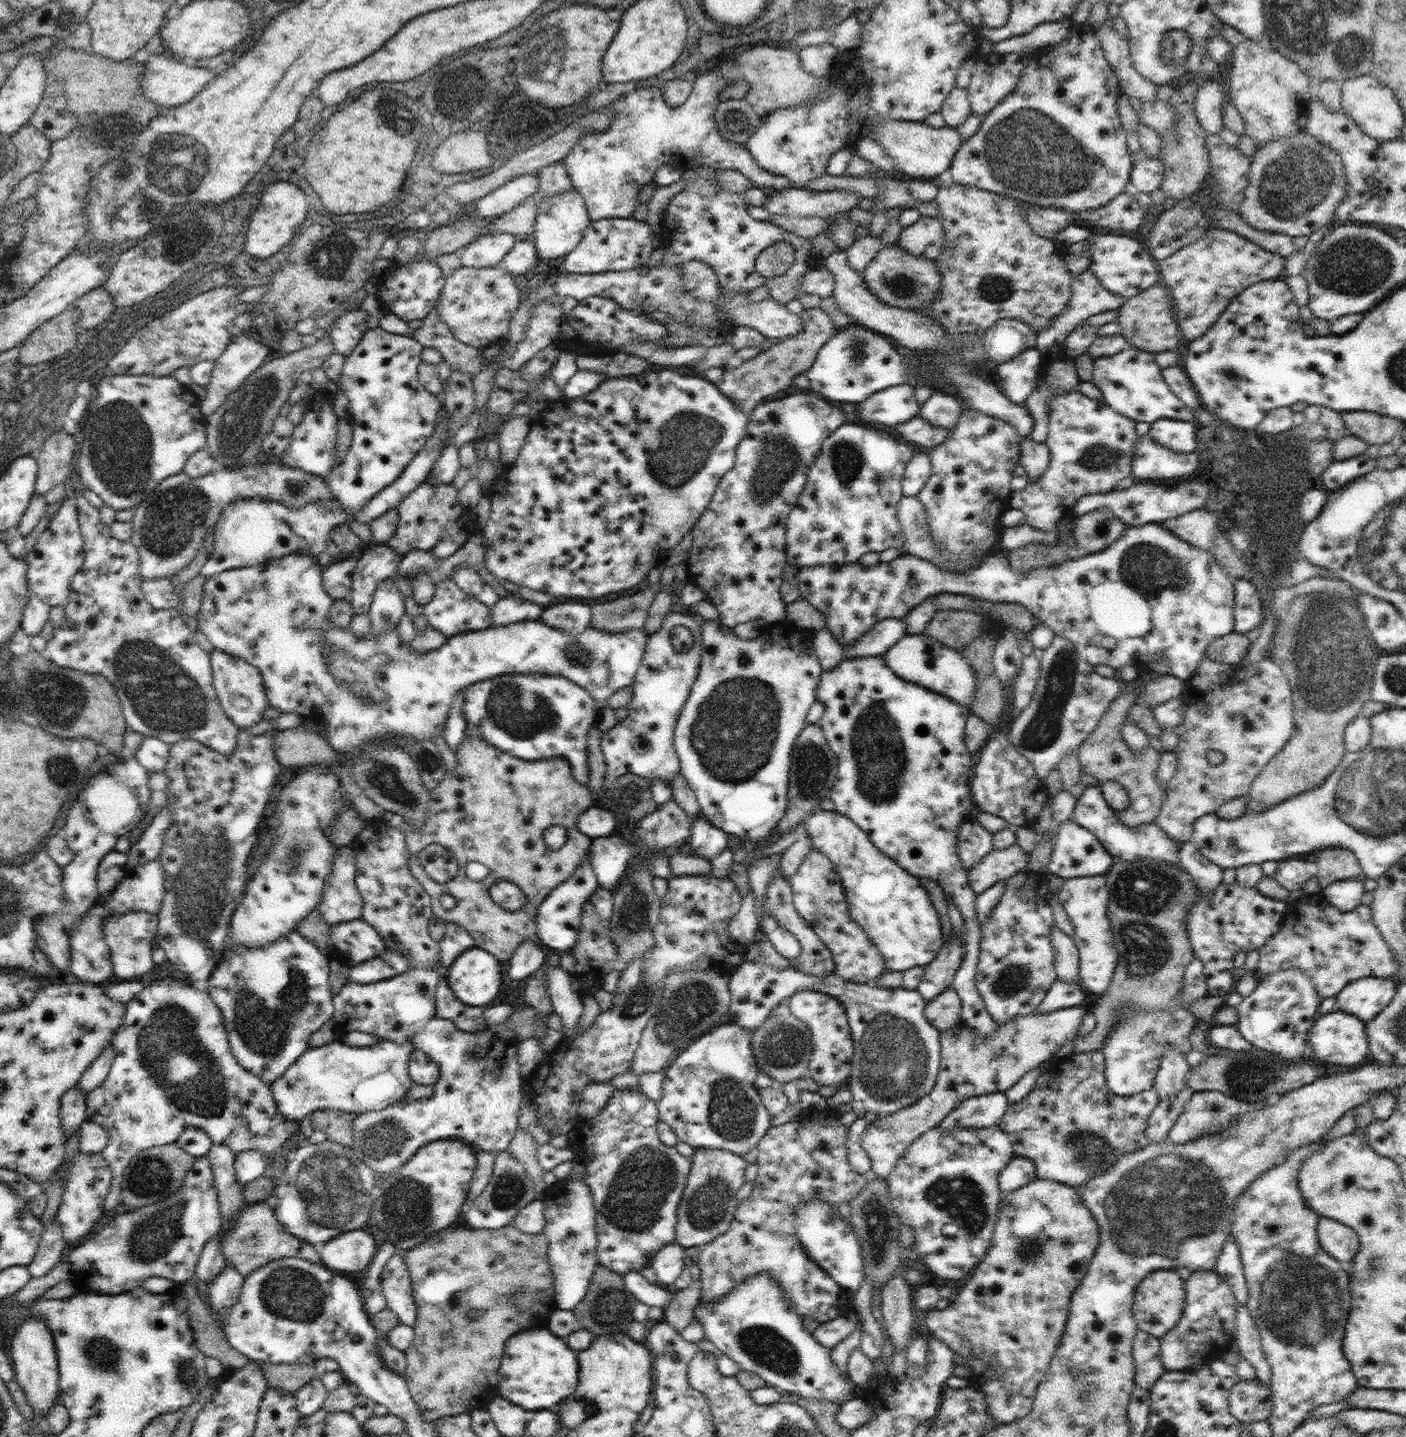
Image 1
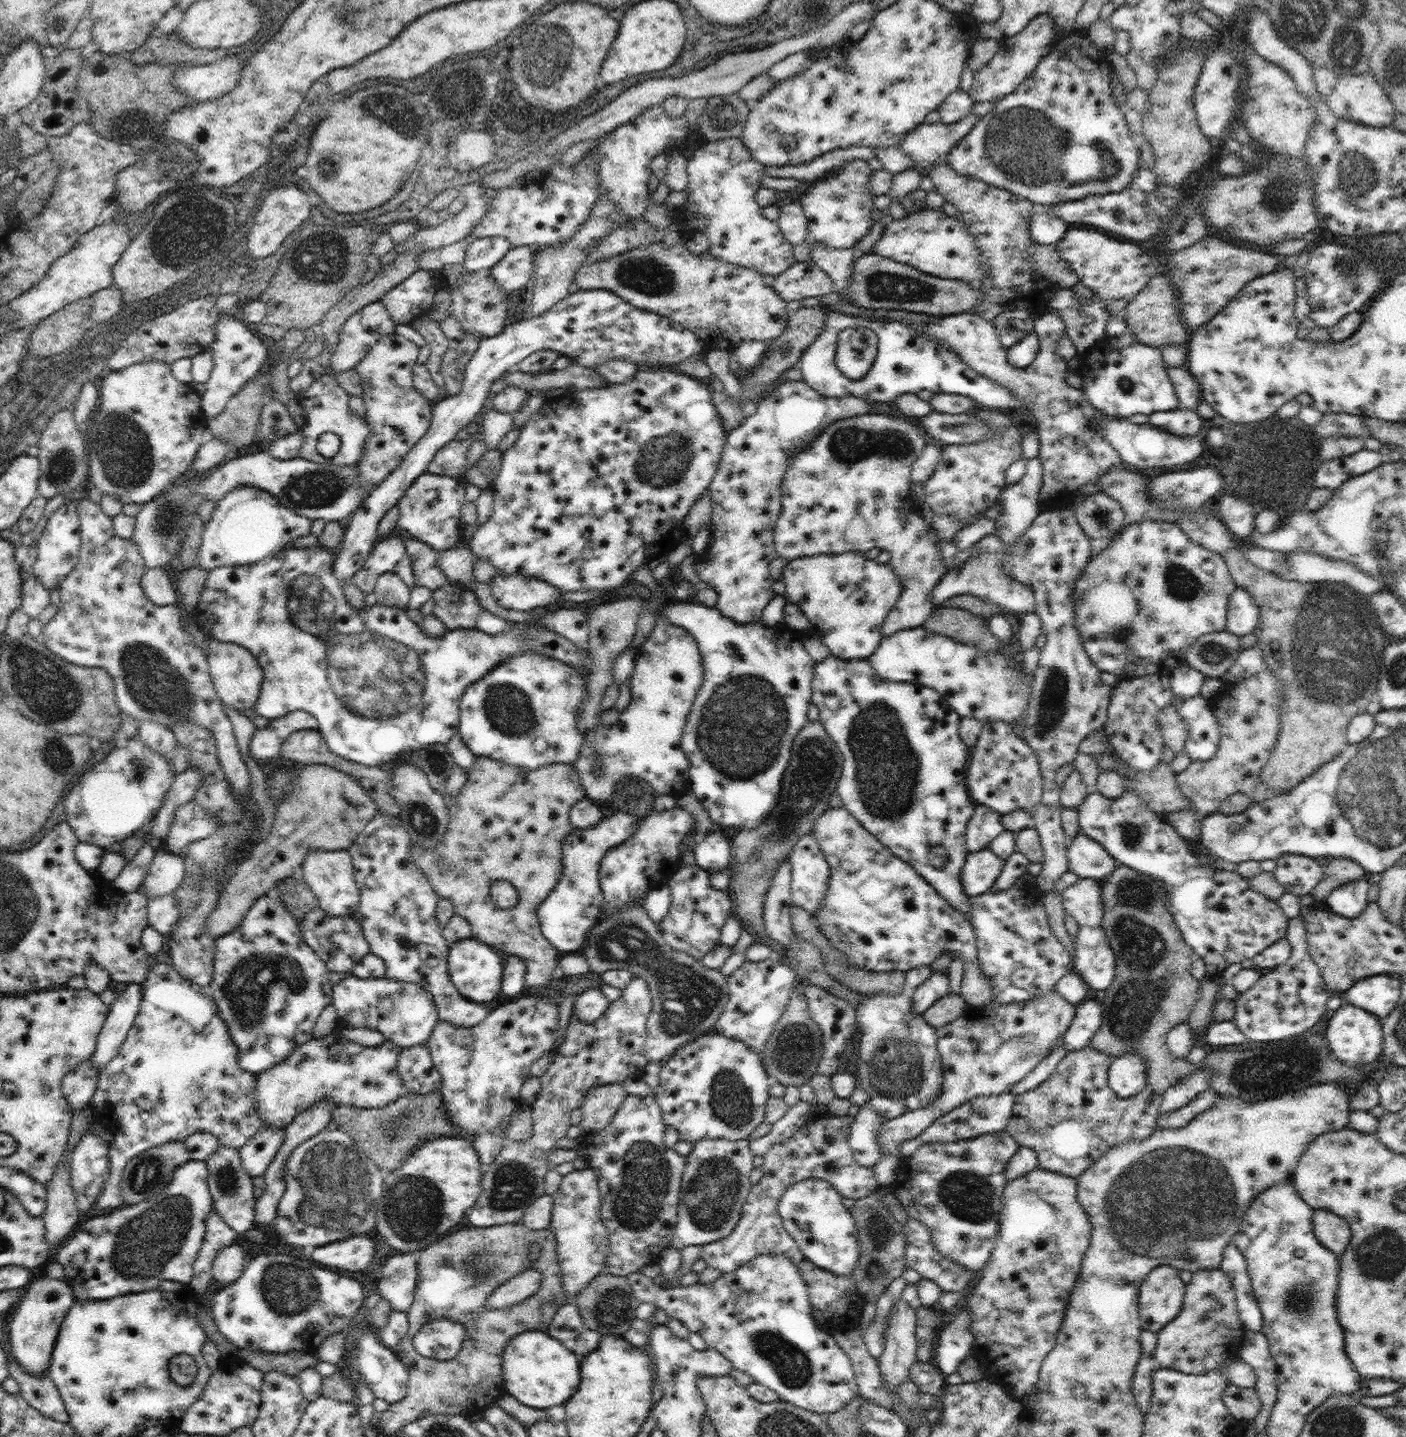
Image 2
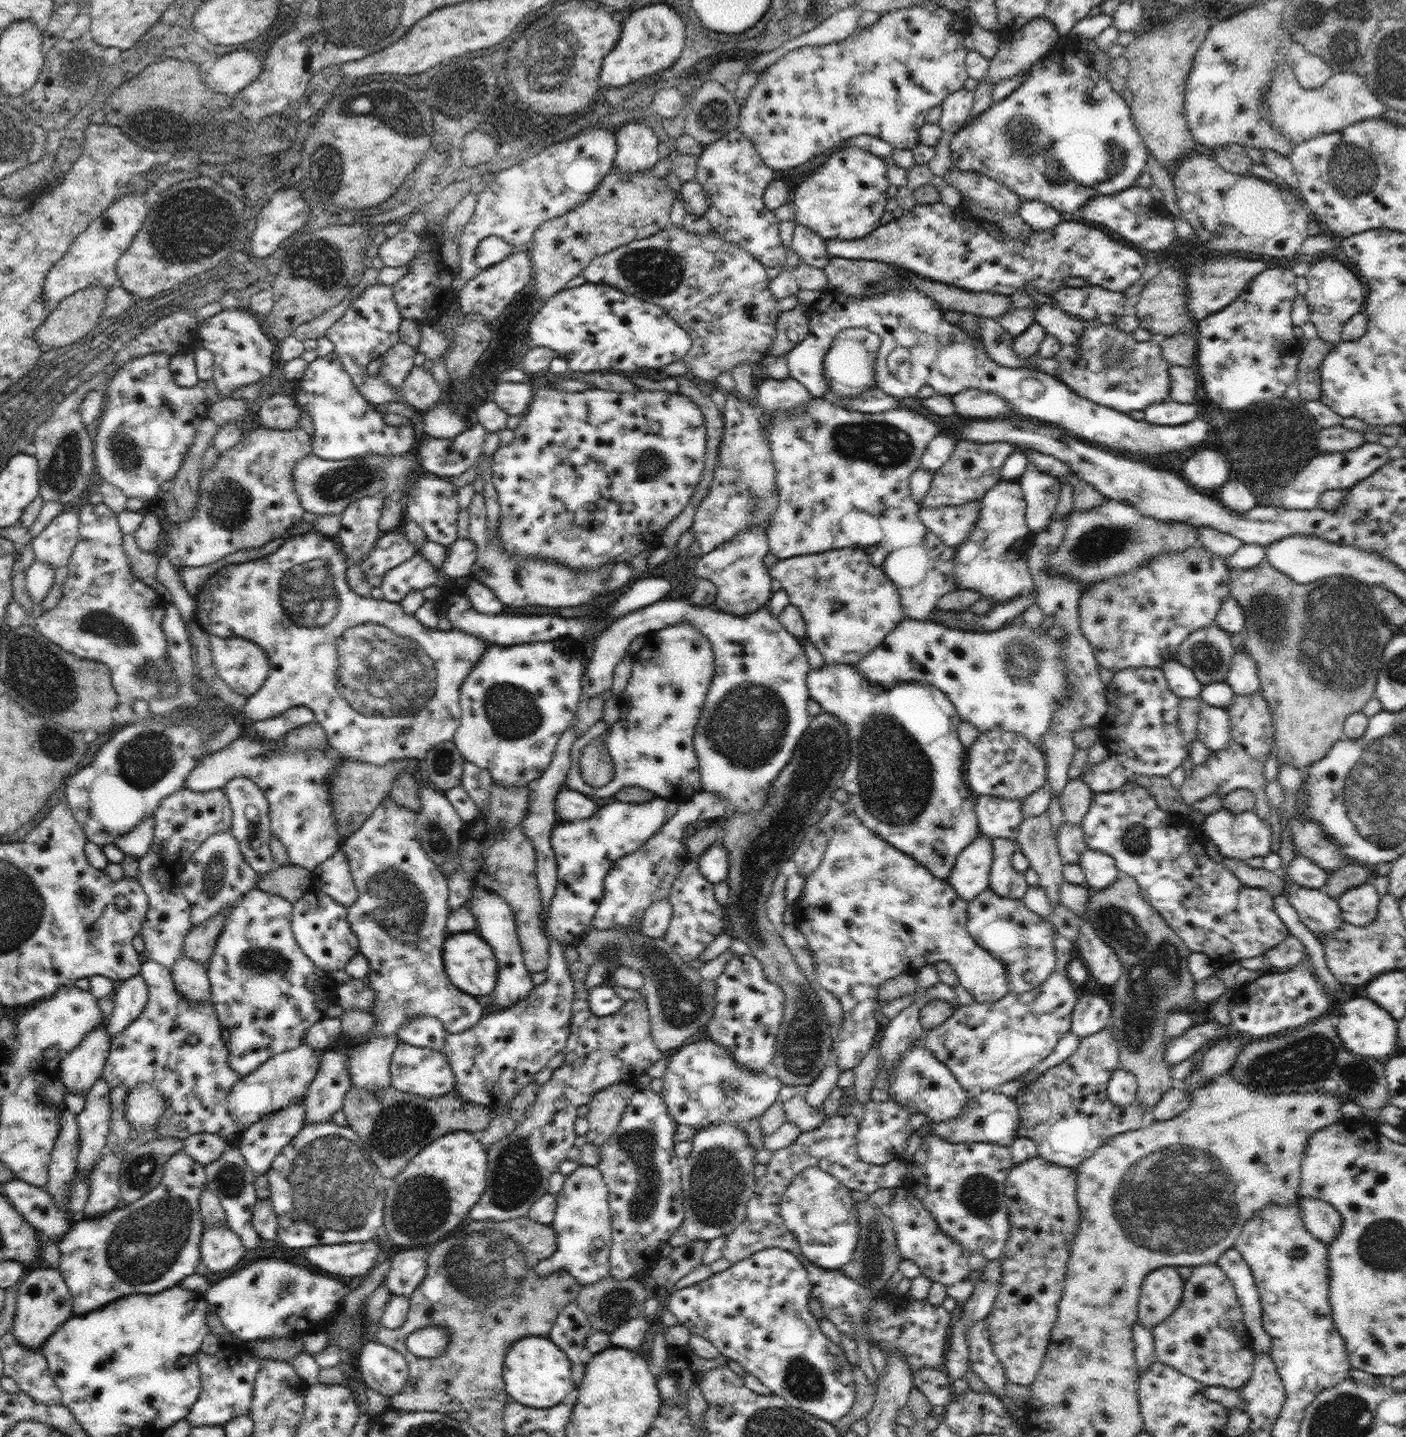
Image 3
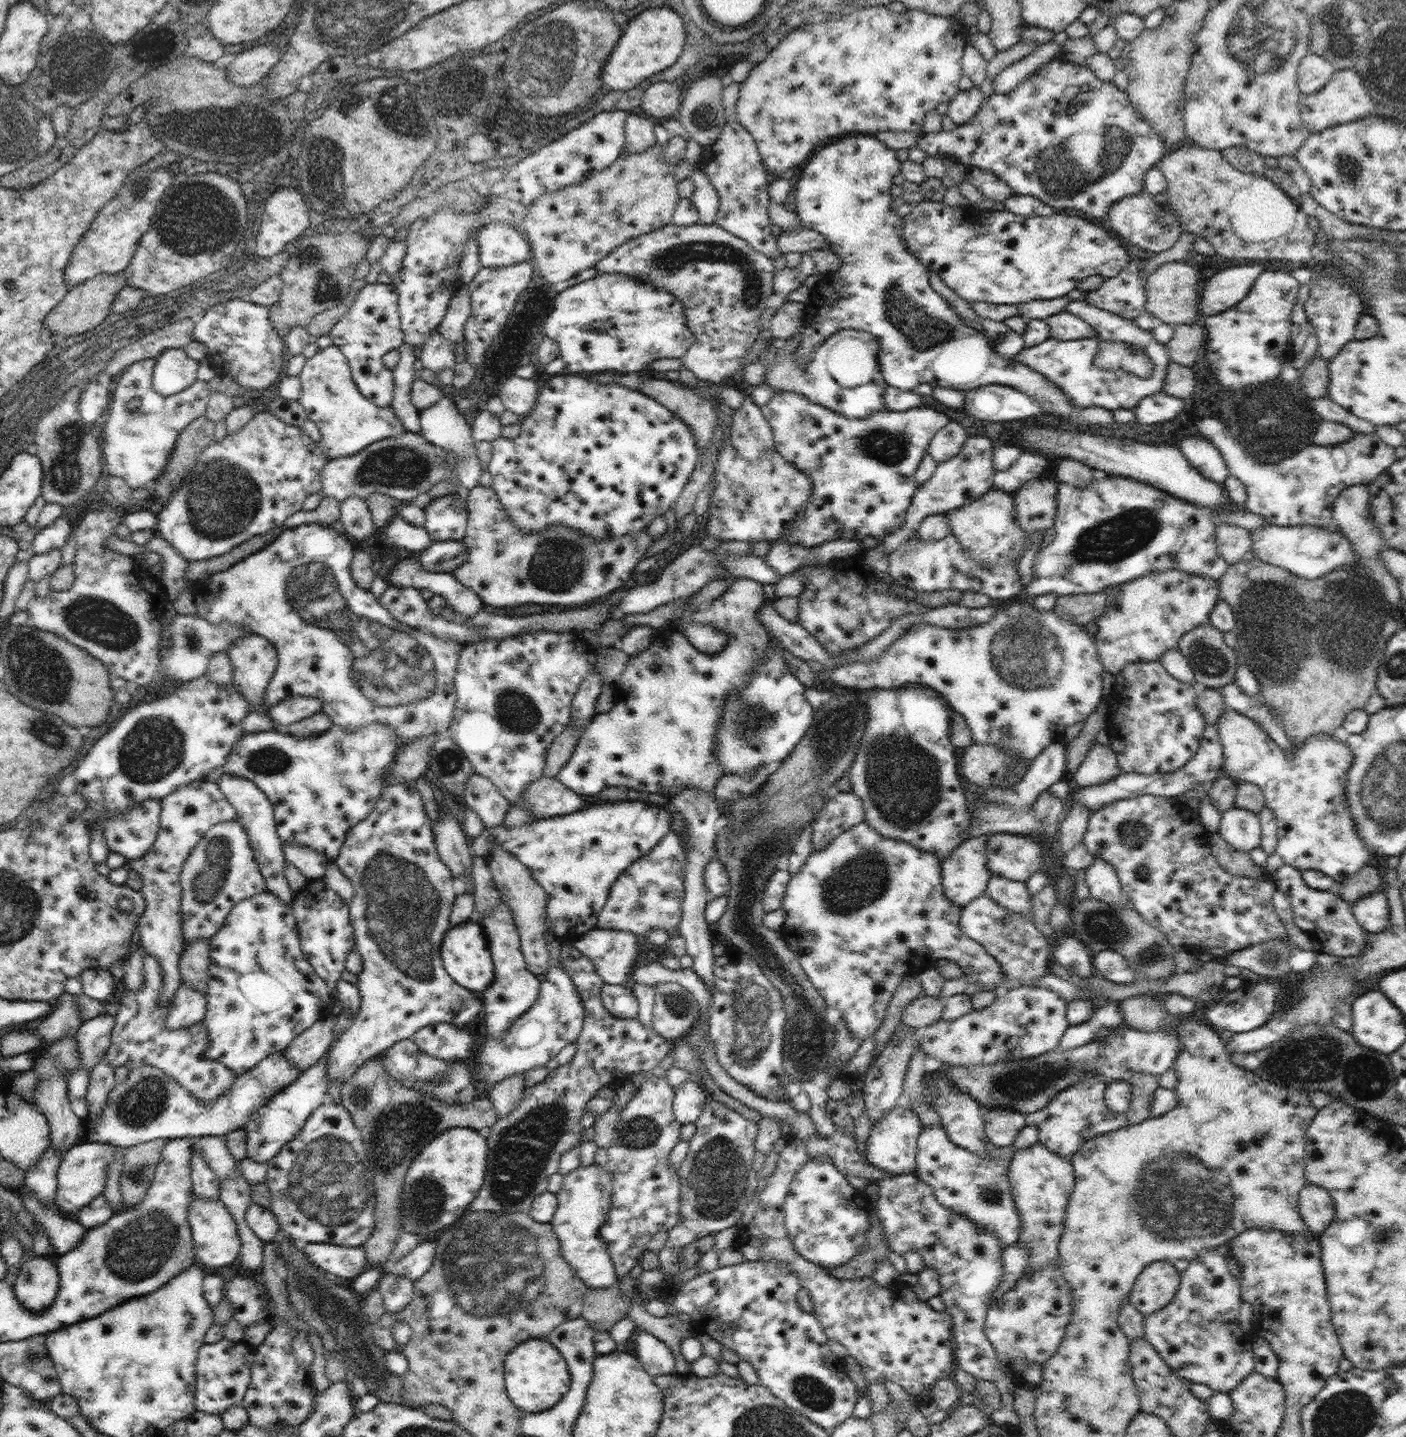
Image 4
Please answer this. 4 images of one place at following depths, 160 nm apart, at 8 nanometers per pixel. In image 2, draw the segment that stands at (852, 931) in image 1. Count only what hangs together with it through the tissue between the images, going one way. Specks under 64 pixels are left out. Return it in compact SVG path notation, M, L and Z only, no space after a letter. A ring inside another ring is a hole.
M813 833L802 835L789 854L792 865L791 899L814 918L829 889L830 865Z

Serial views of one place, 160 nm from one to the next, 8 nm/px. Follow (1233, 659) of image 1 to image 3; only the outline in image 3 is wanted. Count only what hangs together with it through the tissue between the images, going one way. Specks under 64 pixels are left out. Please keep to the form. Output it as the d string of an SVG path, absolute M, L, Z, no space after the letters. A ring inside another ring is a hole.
M1215 623L1200 628L1184 639L1176 651L1176 660L1191 668L1203 685L1222 682L1236 654L1231 635Z

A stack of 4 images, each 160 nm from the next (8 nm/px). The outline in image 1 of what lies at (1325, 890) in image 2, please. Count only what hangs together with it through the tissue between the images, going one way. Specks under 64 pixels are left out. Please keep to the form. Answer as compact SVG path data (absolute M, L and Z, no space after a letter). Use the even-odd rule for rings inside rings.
M1328 848L1317 853L1315 867L1321 888L1336 881L1362 877L1361 864L1350 850Z

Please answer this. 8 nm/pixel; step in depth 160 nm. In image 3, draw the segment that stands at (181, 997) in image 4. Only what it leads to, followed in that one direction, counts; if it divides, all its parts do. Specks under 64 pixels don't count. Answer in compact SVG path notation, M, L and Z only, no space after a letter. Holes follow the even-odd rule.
M182 954L170 971L174 984L182 997L197 1003L211 1000L211 984L207 966Z

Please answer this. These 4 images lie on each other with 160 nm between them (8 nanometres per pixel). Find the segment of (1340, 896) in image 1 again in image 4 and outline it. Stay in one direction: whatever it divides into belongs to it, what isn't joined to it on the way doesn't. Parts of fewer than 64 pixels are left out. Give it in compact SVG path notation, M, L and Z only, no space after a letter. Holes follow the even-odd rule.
M1378 891L1361 898L1352 905L1352 914L1358 924L1369 932L1380 932L1389 921L1388 897L1384 891Z

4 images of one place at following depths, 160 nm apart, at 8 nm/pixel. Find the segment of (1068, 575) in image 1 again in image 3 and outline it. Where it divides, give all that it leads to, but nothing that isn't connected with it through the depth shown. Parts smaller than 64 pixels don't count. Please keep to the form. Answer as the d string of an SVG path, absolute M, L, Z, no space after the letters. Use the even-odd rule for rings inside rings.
M1192 545L1190 549L1180 551L1178 554L1158 553L1152 560L1140 563L1140 566L1138 566L1136 570L1130 570L1128 574L1124 574L1124 576L1120 576L1120 578L1104 580L1104 582L1100 582L1100 584L1090 586L1090 588L1084 590L1079 601L1078 617L1080 630L1082 630L1086 640L1090 642L1096 660L1102 668L1107 668L1114 673L1124 668L1140 668L1144 666L1161 668L1164 662L1176 659L1176 651L1178 651L1180 645L1184 643L1184 639L1186 639L1188 635L1216 622L1216 616L1220 611L1221 605L1230 597L1230 578L1231 570L1226 564L1226 558L1214 554L1202 545ZM844 547L843 549L832 549L821 553L779 559L778 563L774 567L768 569L768 574L770 574L772 579L776 579L780 582L782 590L785 590L788 594L788 603L796 606L797 609L800 610L800 613L805 620L805 628L807 632L806 639L808 642L813 643L821 652L826 665L836 665L838 663L856 665L861 658L864 658L867 655L867 653L874 650L876 646L879 646L884 641L884 638L886 638L903 619L904 607L902 607L902 600L900 599L898 589L896 589L896 586L886 577L885 571L882 567L876 567L872 564L872 561L870 561L870 555L864 551L864 548Z

